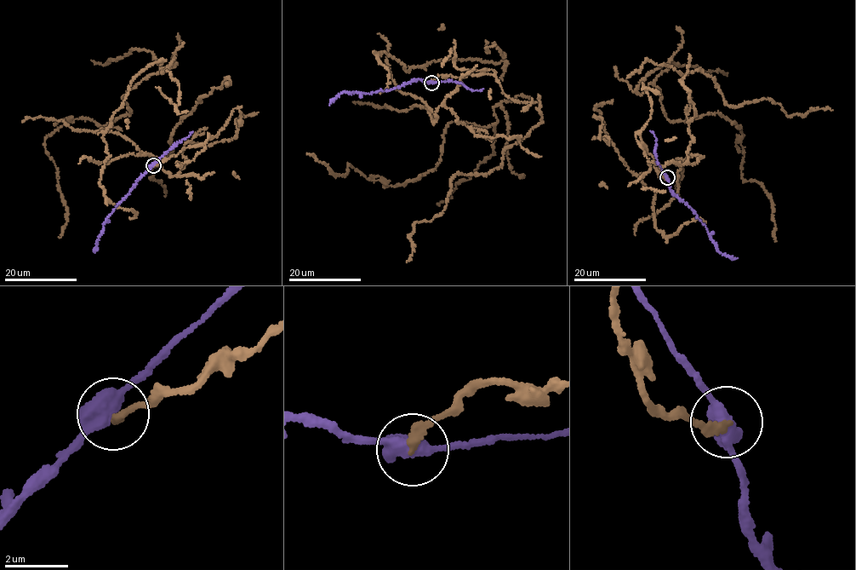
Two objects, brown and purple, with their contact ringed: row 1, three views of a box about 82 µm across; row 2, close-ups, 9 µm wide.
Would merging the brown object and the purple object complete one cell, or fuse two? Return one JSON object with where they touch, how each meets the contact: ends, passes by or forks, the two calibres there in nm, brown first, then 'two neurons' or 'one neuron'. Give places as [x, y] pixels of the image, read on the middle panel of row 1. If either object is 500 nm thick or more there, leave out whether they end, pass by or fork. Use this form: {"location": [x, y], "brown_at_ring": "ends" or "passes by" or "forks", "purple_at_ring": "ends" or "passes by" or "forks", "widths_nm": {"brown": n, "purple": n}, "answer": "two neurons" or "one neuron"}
{"location": [431, 83], "brown_at_ring": "ends", "purple_at_ring": "passes by", "widths_nm": {"brown": 260, "purple": 480}, "answer": "two neurons"}

